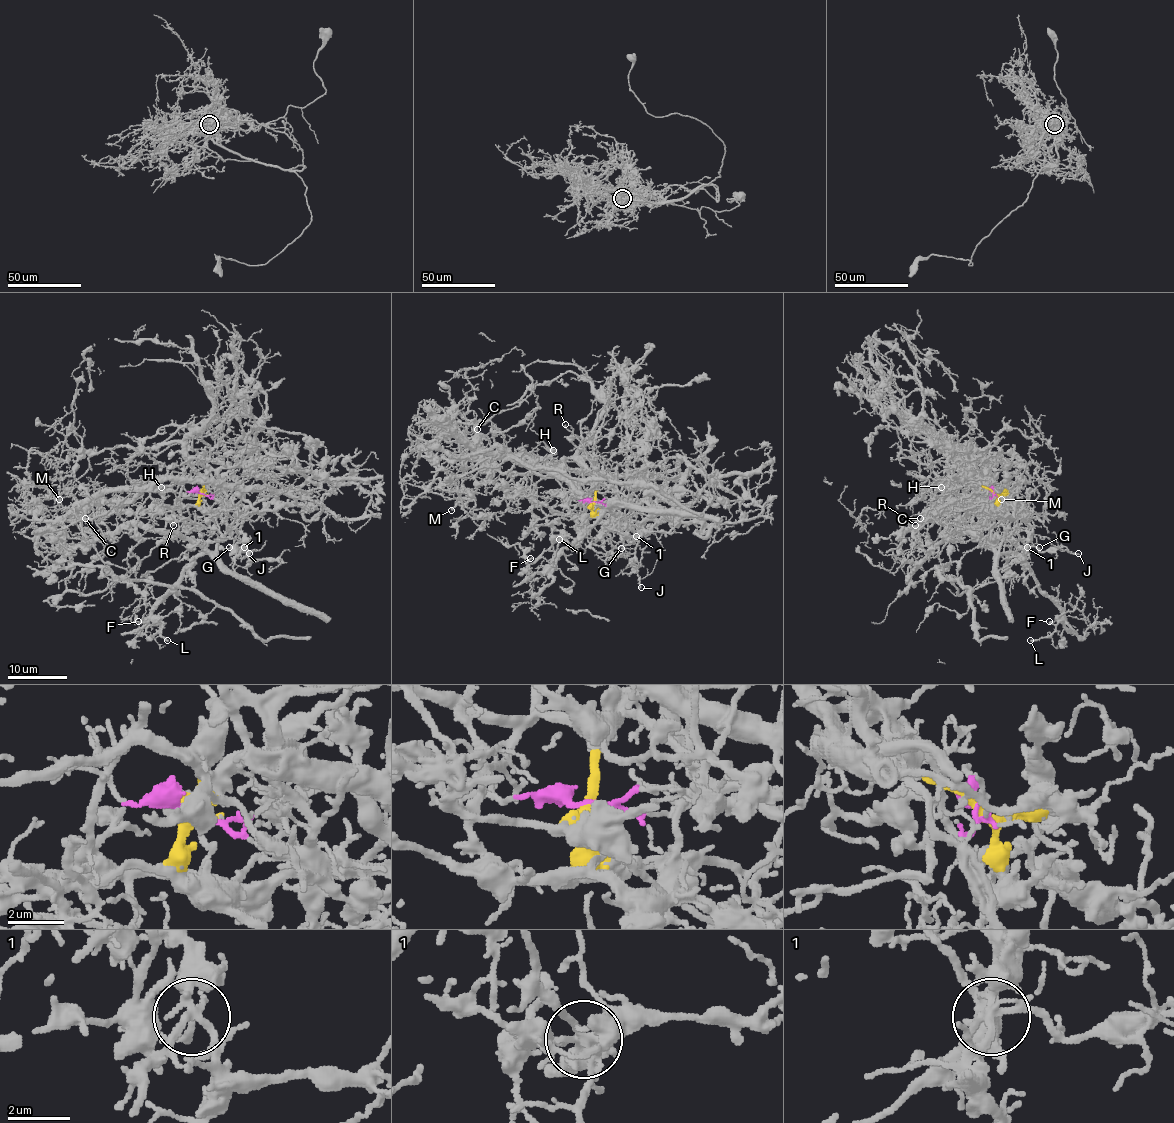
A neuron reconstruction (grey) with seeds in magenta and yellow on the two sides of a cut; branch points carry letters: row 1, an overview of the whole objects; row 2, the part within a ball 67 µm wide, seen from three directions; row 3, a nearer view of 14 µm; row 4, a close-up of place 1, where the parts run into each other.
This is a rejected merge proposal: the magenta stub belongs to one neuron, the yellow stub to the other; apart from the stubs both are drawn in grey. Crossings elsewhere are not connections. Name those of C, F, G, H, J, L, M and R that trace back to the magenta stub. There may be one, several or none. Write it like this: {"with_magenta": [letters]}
{"with_magenta": ["F", "G", "J", "L"]}

